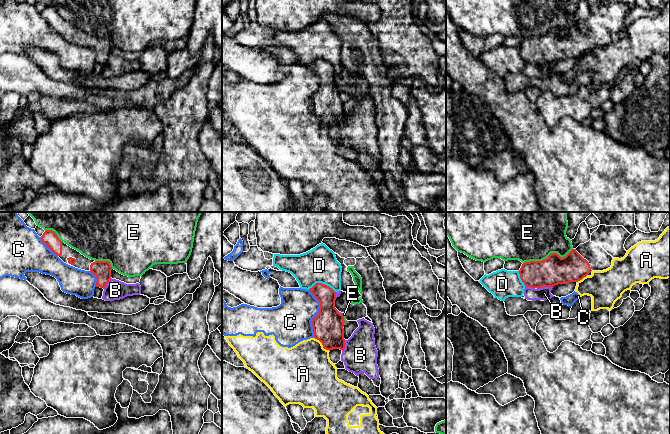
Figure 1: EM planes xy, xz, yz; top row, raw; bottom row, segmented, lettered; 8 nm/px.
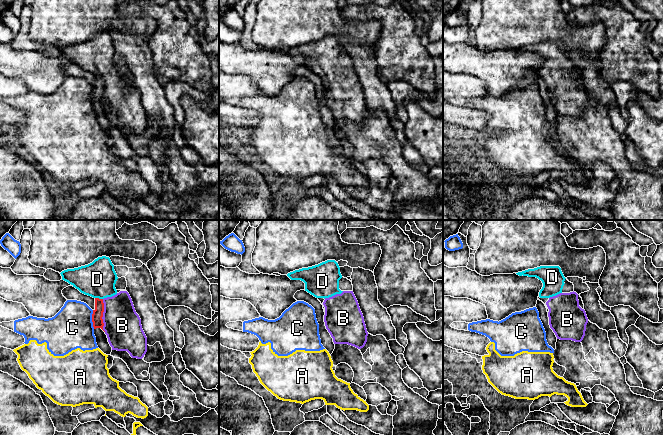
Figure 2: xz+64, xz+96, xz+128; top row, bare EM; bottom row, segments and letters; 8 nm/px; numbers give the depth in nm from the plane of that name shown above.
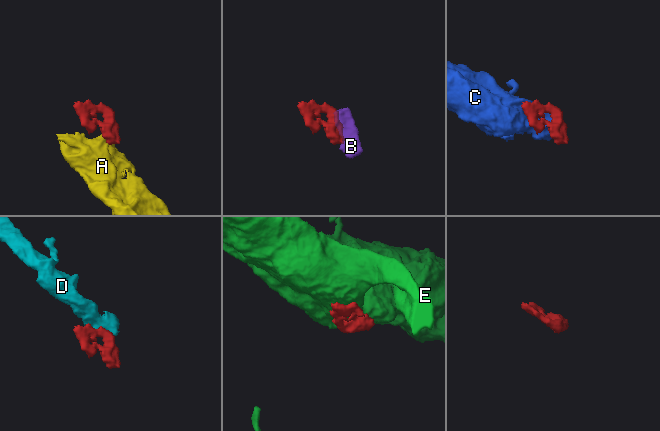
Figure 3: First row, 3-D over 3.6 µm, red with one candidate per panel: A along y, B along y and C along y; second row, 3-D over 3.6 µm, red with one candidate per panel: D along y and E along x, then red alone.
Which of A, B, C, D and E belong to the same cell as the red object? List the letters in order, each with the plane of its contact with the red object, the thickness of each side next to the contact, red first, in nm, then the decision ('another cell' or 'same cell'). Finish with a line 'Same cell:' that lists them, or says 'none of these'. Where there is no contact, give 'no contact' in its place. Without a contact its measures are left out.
A: meets red in xz; 240 nm thick on the red side, 440 nm on the other; another cell
B: meets red in yz; 240 nm thick on the red side, 110 nm on the other; another cell
C: meets red in xz; 240 nm thick on the red side, 340 nm on the other; another cell
D: meets red in xz; 150 nm thick on the red side, 280 nm on the other; another cell
E: meets red in yz; 240 nm thick on the red side, 300 nm on the other; another cell
Same cell: none of these

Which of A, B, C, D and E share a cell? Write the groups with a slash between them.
A C / B D / E

